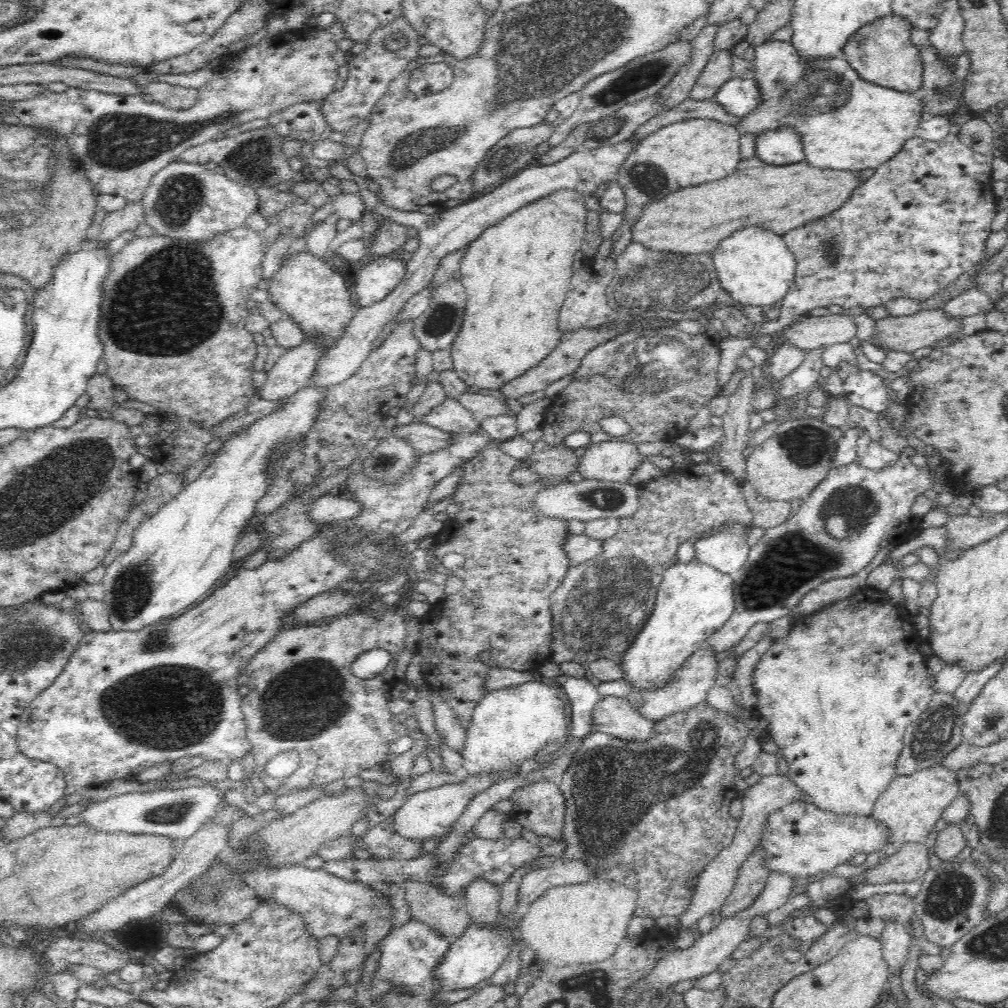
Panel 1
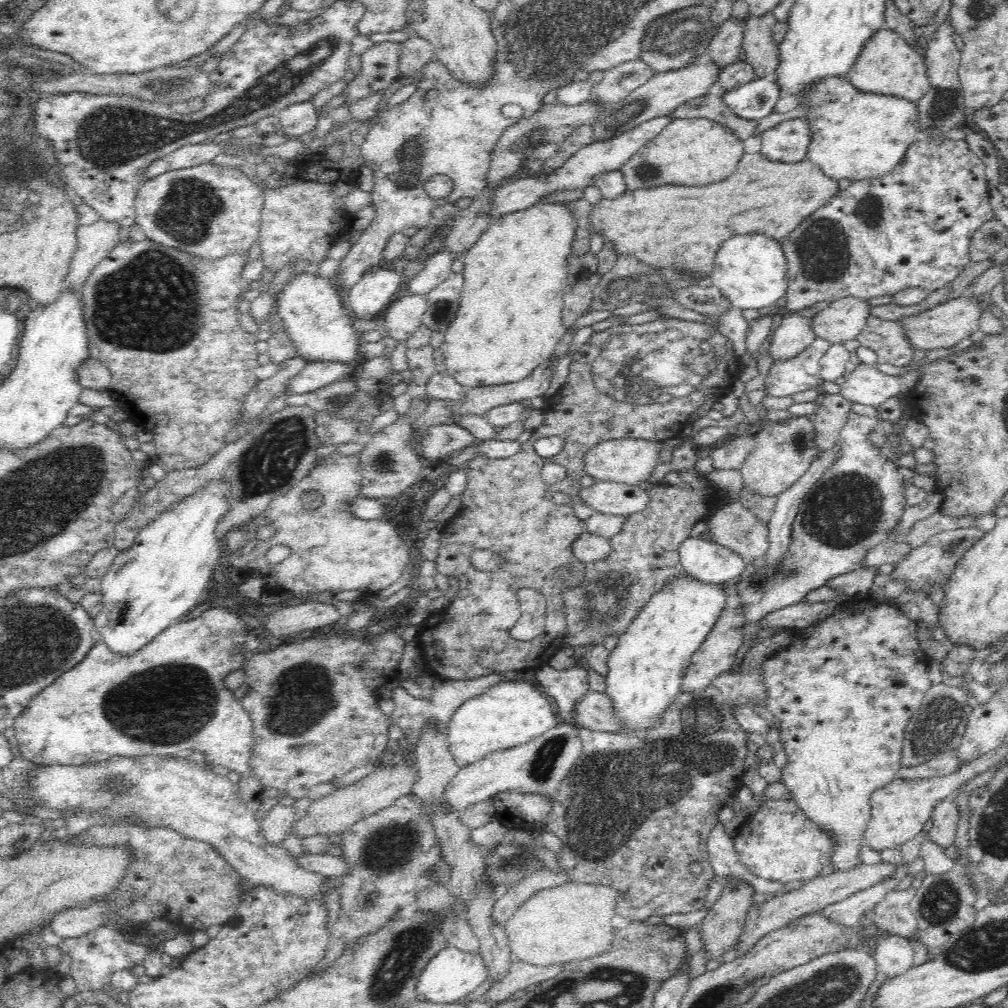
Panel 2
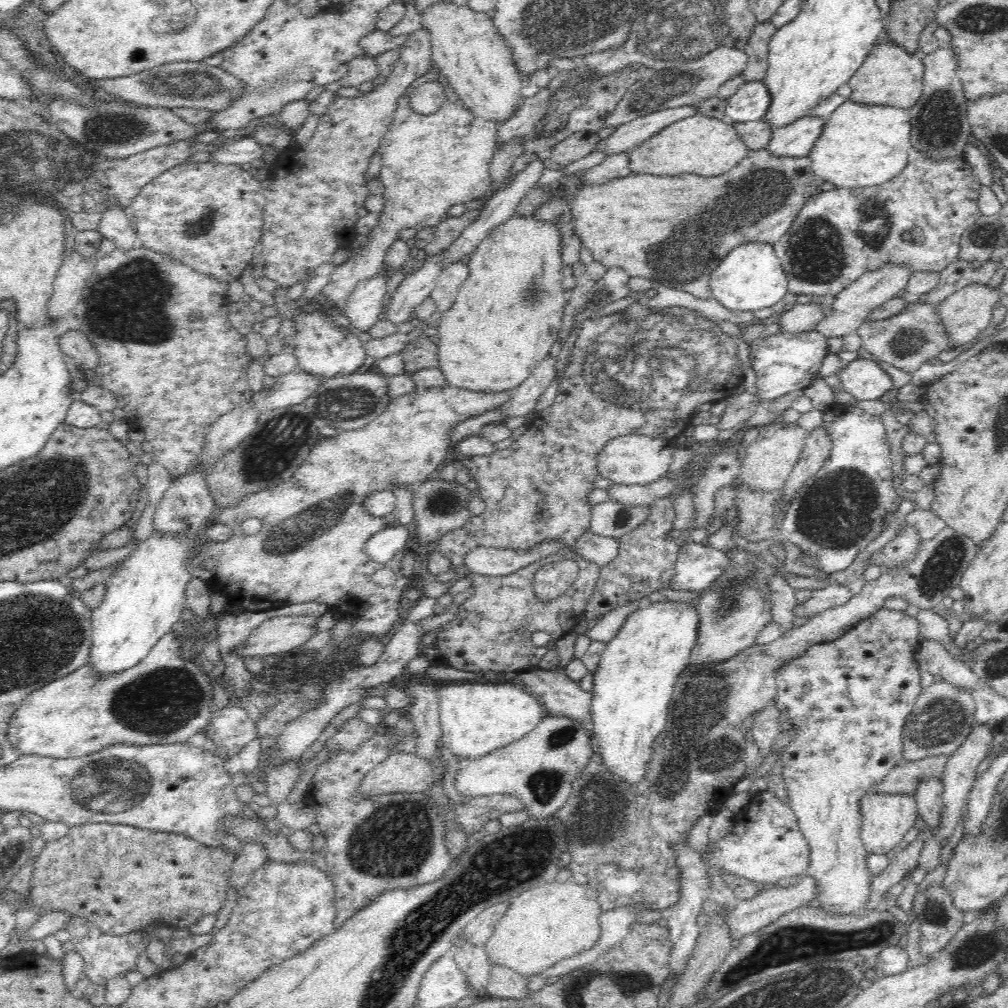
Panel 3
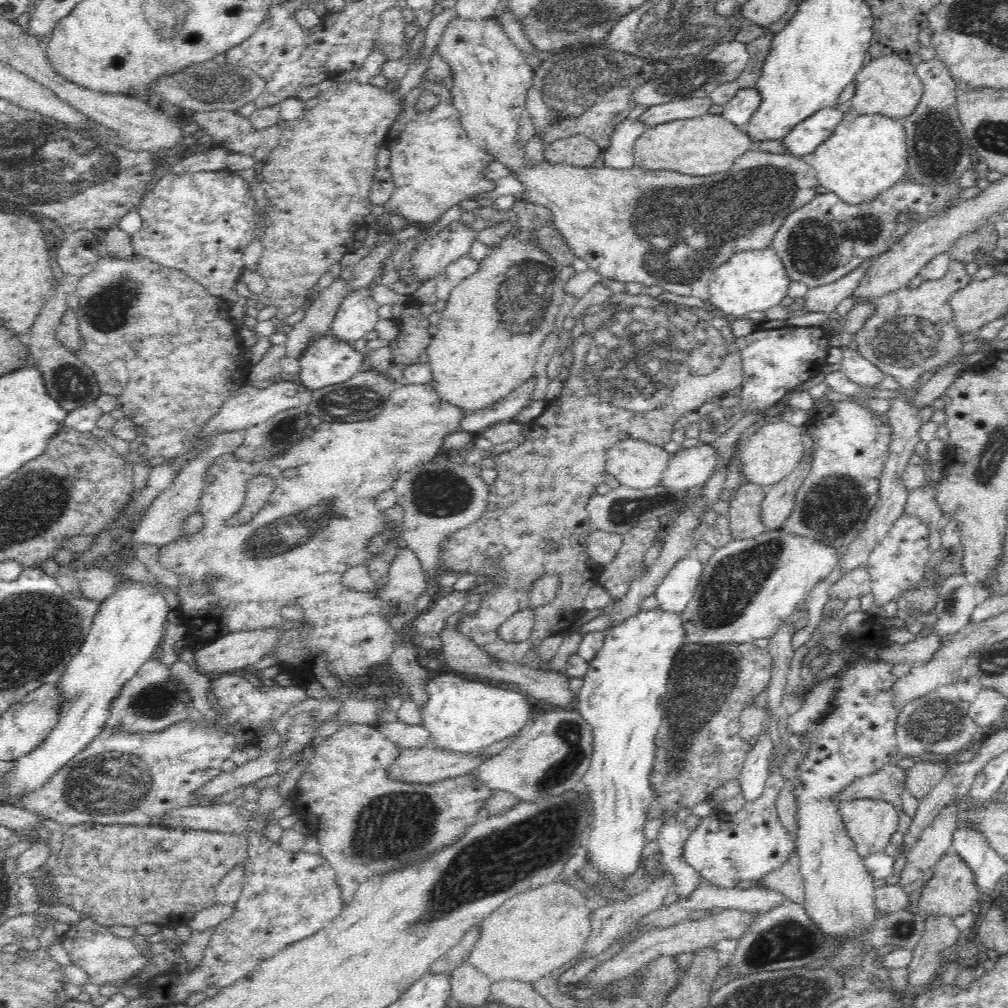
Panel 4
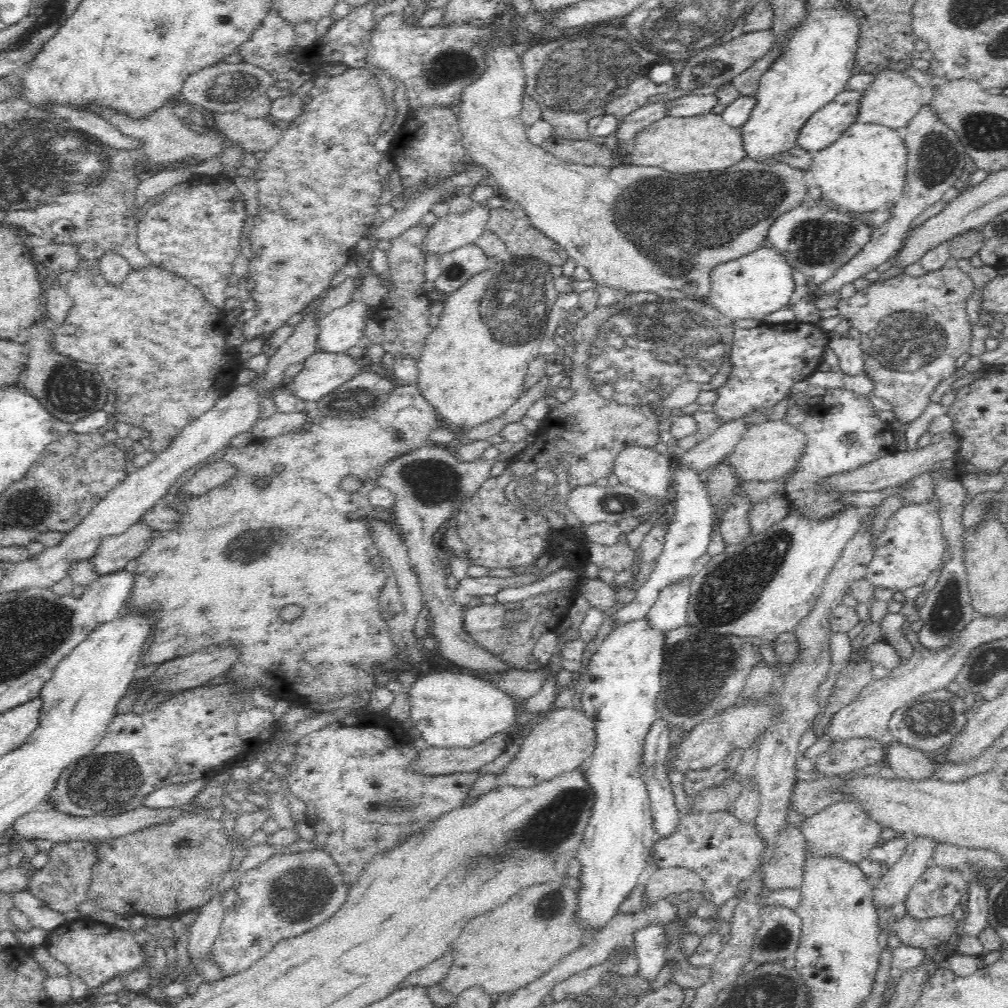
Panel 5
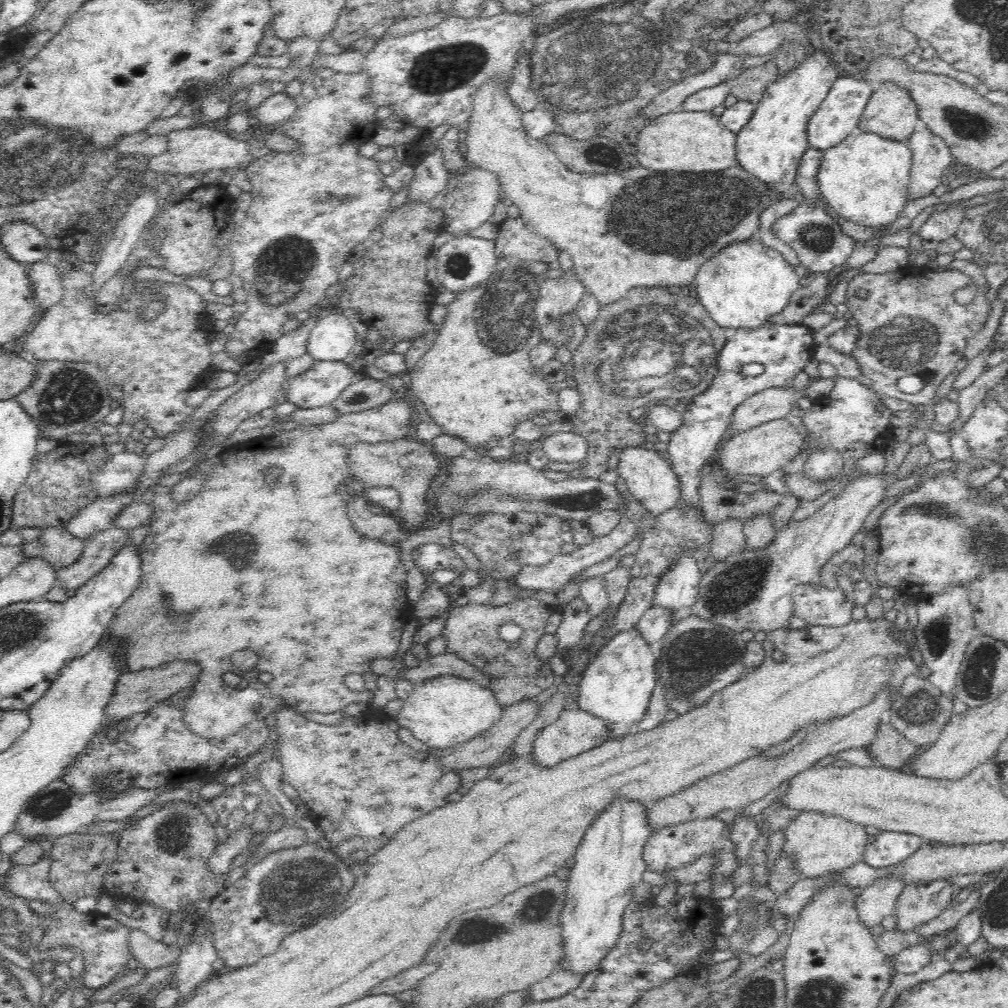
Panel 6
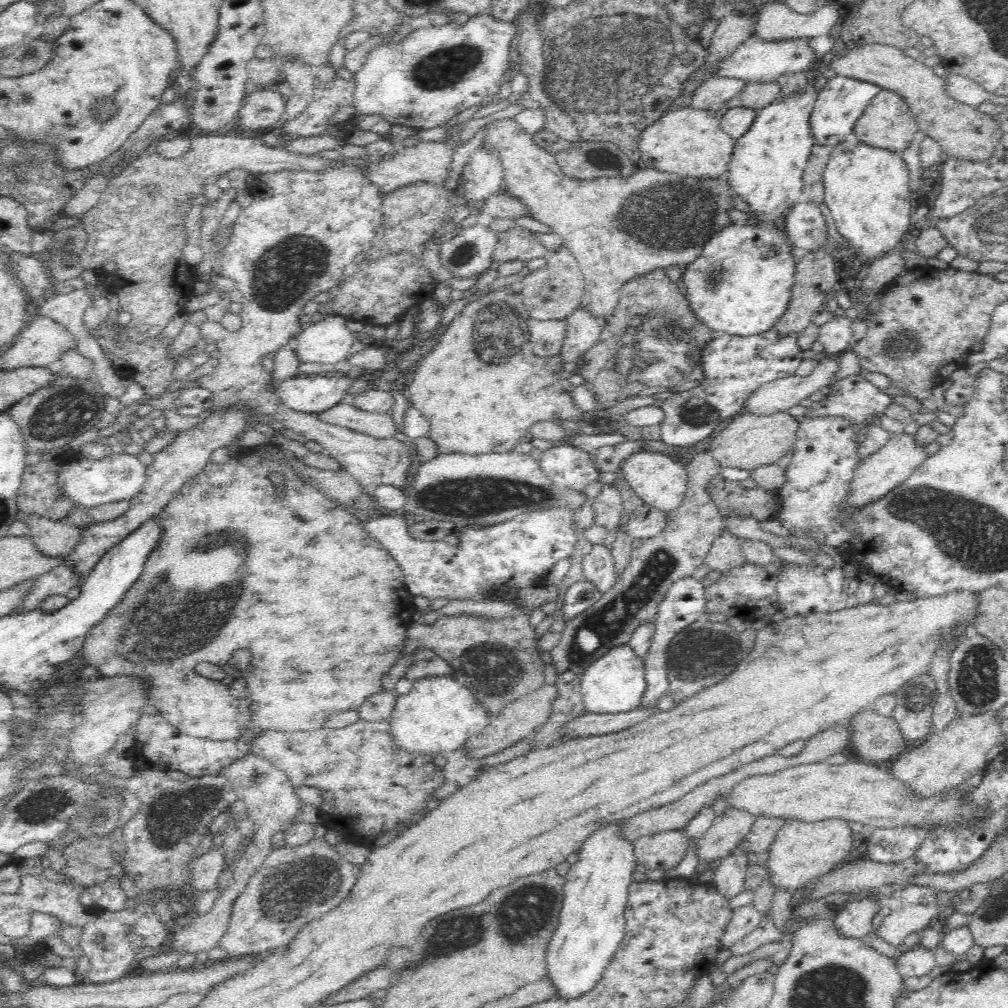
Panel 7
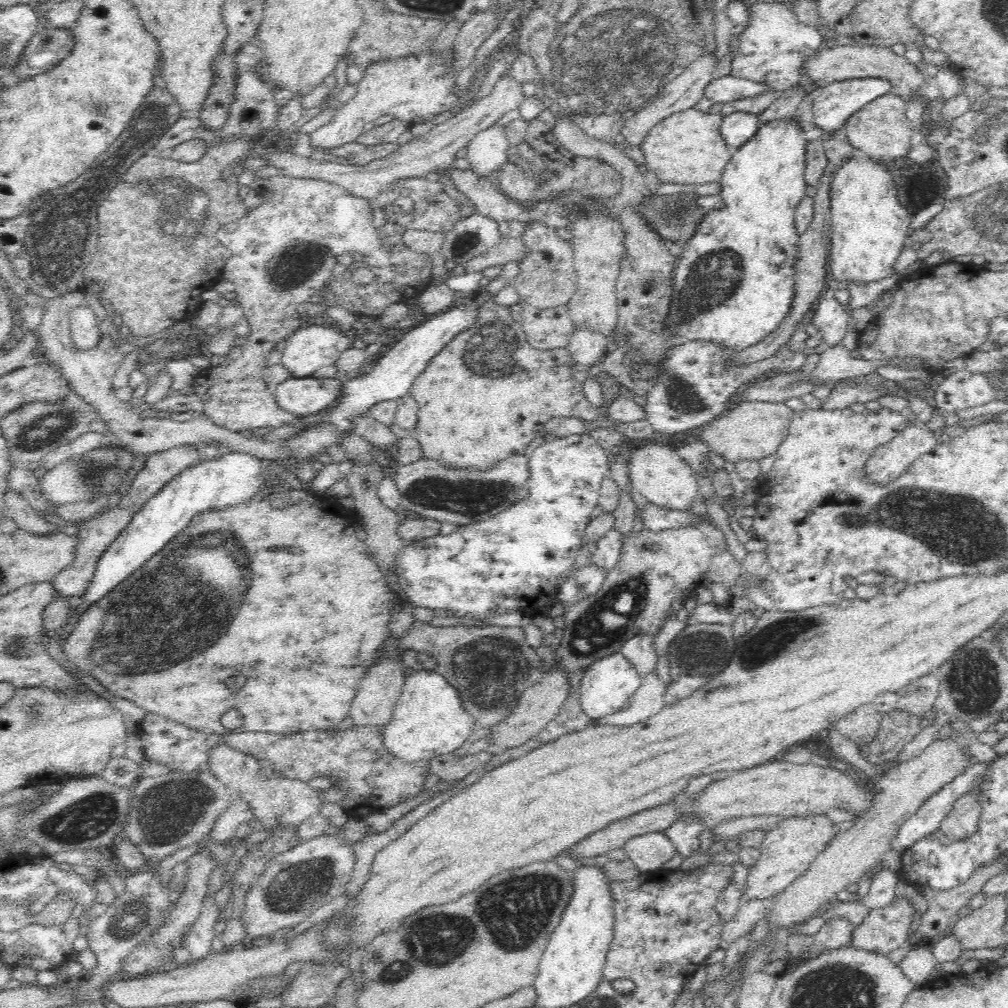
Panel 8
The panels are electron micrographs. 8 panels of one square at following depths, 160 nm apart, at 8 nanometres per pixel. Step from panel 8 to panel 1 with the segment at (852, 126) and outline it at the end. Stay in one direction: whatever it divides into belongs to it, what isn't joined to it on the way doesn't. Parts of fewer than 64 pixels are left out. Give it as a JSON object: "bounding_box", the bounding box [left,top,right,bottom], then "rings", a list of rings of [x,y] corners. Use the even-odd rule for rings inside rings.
{"bounding_box":[843,15,923,93],"rings":[[[889,15],[862,26],[844,44],[843,56],[862,80],[893,88],[898,92],[920,93],[923,62],[918,47],[912,42],[913,24],[903,16]]]}

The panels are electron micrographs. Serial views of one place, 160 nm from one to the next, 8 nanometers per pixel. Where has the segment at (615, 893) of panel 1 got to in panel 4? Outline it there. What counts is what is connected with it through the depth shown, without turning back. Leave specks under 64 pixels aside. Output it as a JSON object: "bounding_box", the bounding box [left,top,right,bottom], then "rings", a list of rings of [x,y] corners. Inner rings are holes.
{"bounding_box":[467,881,591,983],"rings":[[[552,881],[520,892],[480,921],[480,940],[467,956],[467,962],[483,972],[492,983],[516,980],[533,983],[578,956],[591,934],[591,910],[586,905],[585,889],[574,883]]]}

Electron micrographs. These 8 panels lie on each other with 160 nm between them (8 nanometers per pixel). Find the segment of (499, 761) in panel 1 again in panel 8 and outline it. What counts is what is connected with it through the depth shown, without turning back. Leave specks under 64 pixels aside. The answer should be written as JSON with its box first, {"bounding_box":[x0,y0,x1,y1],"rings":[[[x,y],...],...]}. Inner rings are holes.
{"bounding_box":[383,669,475,762],"rings":[[[416,669],[406,677],[392,718],[383,726],[383,743],[390,754],[406,762],[429,760],[458,750],[472,734],[475,721],[463,707],[457,689],[441,674],[436,670]]]}

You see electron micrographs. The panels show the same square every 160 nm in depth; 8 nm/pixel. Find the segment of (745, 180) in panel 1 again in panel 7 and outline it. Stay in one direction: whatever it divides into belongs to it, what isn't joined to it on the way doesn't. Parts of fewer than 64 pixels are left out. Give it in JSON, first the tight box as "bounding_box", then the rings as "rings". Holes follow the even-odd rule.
{"bounding_box":[482,118,734,322],"rings":[[[514,118],[496,120],[486,126],[482,145],[498,151],[503,168],[503,190],[526,203],[530,216],[551,226],[552,232],[560,236],[564,247],[574,255],[585,278],[585,291],[579,308],[589,310],[601,322],[614,314],[621,288],[627,280],[641,277],[654,269],[665,271],[672,265],[686,268],[701,255],[706,240],[710,240],[721,228],[733,224],[727,210],[734,208],[731,197],[734,192],[724,178],[680,178],[671,172],[646,169],[641,165],[626,178],[570,178],[561,171],[552,152],[538,147],[532,135],[526,134]]]}

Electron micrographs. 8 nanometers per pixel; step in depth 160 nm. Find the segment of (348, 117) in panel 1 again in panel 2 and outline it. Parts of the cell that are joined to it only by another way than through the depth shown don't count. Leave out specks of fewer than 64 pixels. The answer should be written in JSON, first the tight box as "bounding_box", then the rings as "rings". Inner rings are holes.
{"bounding_box":[343,41,402,107],"rings":[[[386,41],[376,43],[360,57],[362,70],[343,90],[346,94],[344,105],[349,107],[356,100],[376,90],[386,90],[400,77],[399,58],[402,42]]]}

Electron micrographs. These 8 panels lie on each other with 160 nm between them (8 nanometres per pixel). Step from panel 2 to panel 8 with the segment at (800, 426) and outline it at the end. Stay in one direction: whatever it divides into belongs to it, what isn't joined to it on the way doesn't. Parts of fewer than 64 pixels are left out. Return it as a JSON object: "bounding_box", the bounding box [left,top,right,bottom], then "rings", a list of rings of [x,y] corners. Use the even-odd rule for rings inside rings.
{"bounding_box":[700,401,793,464],"rings":[[[742,401],[724,411],[704,426],[700,438],[710,450],[725,461],[734,464],[740,460],[758,461],[776,454],[778,446],[786,438],[792,422],[793,411],[784,403]]]}

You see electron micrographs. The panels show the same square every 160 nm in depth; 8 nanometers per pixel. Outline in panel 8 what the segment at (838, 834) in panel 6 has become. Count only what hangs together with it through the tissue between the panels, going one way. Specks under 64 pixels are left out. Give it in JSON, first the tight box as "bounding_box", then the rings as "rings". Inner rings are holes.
{"bounding_box":[740,815,841,901],"rings":[[[826,815],[782,819],[777,828],[767,832],[762,842],[758,862],[750,868],[746,884],[740,888],[742,901],[778,896],[810,870],[812,862],[830,846],[830,840],[834,840],[834,836],[840,831],[841,827]]]}

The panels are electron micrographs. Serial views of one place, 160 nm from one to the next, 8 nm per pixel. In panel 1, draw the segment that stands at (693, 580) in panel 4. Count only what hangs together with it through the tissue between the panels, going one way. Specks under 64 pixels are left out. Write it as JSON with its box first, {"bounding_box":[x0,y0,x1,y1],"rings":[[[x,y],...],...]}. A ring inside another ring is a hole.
{"bounding_box":[694,523,751,575],"rings":[[[733,523],[718,534],[699,538],[694,542],[695,561],[730,575],[742,570],[751,549],[745,541],[746,529],[747,525]]]}

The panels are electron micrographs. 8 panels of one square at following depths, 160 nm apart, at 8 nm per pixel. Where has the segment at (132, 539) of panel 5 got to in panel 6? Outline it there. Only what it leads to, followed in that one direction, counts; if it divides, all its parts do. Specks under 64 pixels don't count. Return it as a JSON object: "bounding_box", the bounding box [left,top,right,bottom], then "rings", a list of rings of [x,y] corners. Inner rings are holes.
{"bounding_box":[56,526,130,590],"rings":[[[114,526],[98,534],[89,535],[80,558],[70,566],[56,570],[56,586],[66,590],[79,589],[110,562],[117,550],[130,542],[128,531]]]}

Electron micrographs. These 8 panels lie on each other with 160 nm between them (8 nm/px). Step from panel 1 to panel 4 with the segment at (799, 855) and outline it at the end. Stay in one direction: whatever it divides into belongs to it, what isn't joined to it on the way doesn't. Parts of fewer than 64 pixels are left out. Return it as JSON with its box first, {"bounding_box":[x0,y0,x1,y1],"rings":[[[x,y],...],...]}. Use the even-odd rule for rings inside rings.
{"bounding_box":[683,773,797,888],"rings":[[[780,773],[770,774],[762,796],[755,802],[746,803],[736,814],[717,810],[702,818],[700,826],[690,832],[683,848],[684,861],[698,871],[703,881],[720,888],[736,887],[743,881],[757,882],[790,860],[791,852],[797,851],[797,840],[782,826],[775,804],[785,781]]]}

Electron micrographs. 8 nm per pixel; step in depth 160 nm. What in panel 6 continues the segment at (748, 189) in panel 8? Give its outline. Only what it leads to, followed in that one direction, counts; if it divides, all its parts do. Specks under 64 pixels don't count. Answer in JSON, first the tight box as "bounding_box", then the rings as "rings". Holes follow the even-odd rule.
{"bounding_box":[695,49,844,331],"rings":[[[822,49],[806,56],[806,60],[794,68],[790,74],[774,80],[762,100],[757,103],[749,124],[737,132],[736,152],[738,165],[771,190],[776,190],[776,201],[788,196],[795,184],[796,170],[808,146],[806,138],[810,117],[822,104],[832,83],[844,75],[831,60],[829,51]],[[757,240],[738,241],[725,246],[699,268],[695,276],[695,288],[699,302],[709,312],[711,319],[727,331],[736,329],[758,329],[769,322],[775,314],[782,312],[790,297],[800,287],[794,267],[775,249],[766,247]]]}

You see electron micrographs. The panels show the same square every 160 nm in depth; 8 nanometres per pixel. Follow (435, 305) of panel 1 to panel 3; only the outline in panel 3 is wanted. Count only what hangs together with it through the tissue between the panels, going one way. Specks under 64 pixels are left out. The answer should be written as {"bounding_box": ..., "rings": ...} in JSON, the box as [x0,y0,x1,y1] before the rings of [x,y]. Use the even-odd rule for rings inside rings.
{"bounding_box":[431,259,470,311],"rings":[[[461,259],[444,267],[437,285],[431,292],[431,297],[437,305],[437,310],[447,311],[456,300],[458,289],[464,284],[470,274],[470,267]]]}

